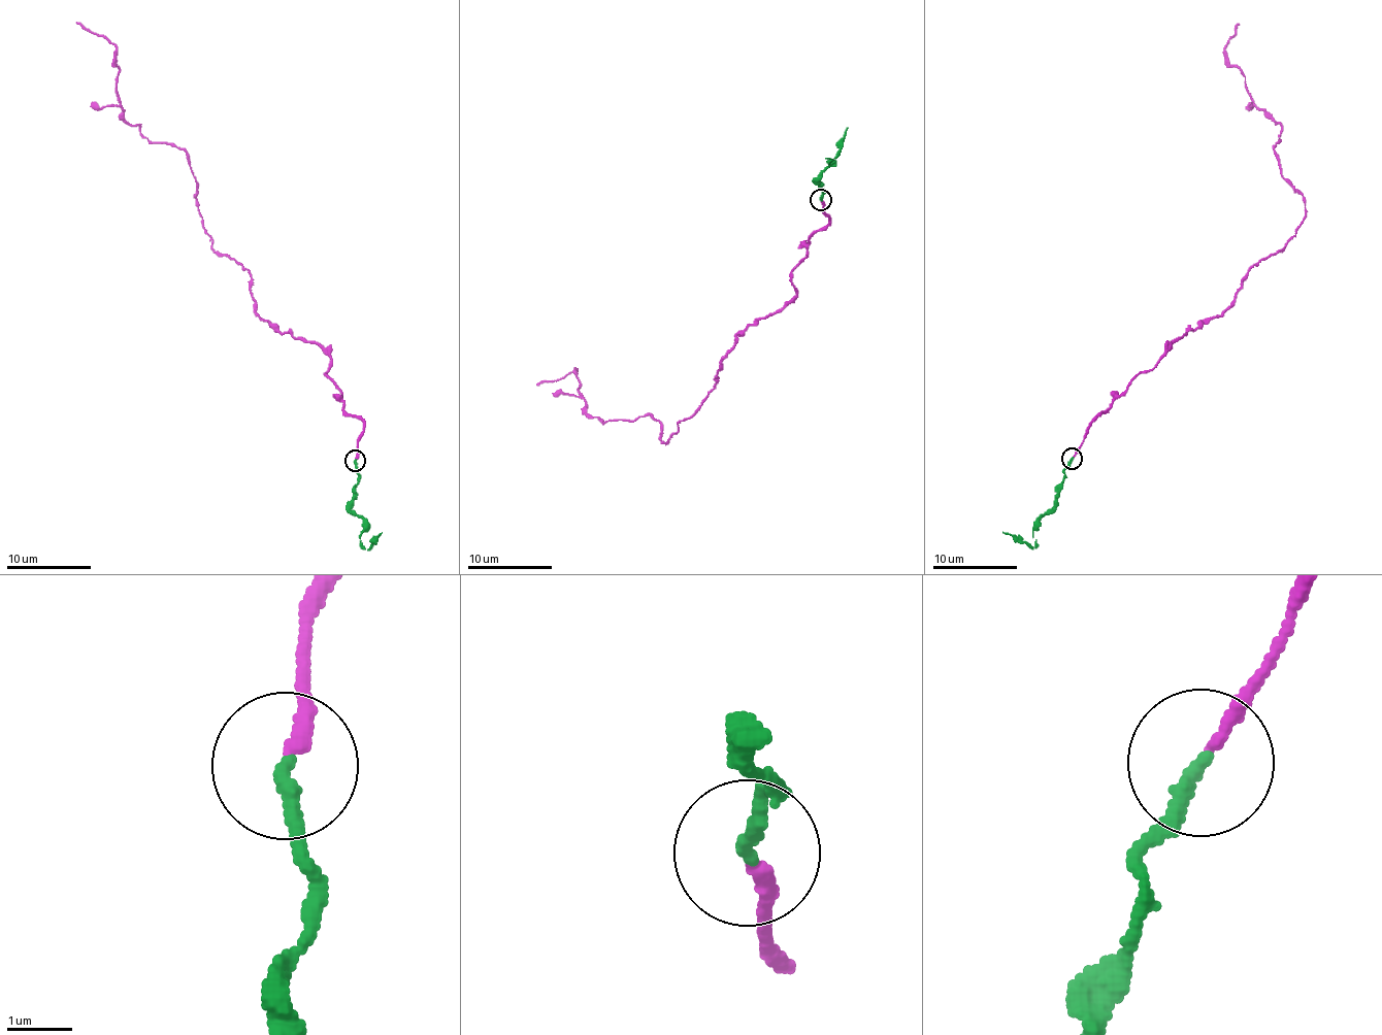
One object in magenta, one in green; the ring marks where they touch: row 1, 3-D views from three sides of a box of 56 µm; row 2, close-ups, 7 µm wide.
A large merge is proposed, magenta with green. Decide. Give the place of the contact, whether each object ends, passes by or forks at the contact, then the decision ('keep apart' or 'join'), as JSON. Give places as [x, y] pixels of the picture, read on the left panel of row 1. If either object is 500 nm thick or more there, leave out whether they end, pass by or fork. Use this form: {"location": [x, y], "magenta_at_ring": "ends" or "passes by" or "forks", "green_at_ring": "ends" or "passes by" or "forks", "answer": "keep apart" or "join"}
{"location": [355, 460], "magenta_at_ring": "ends", "green_at_ring": "ends", "answer": "join"}

